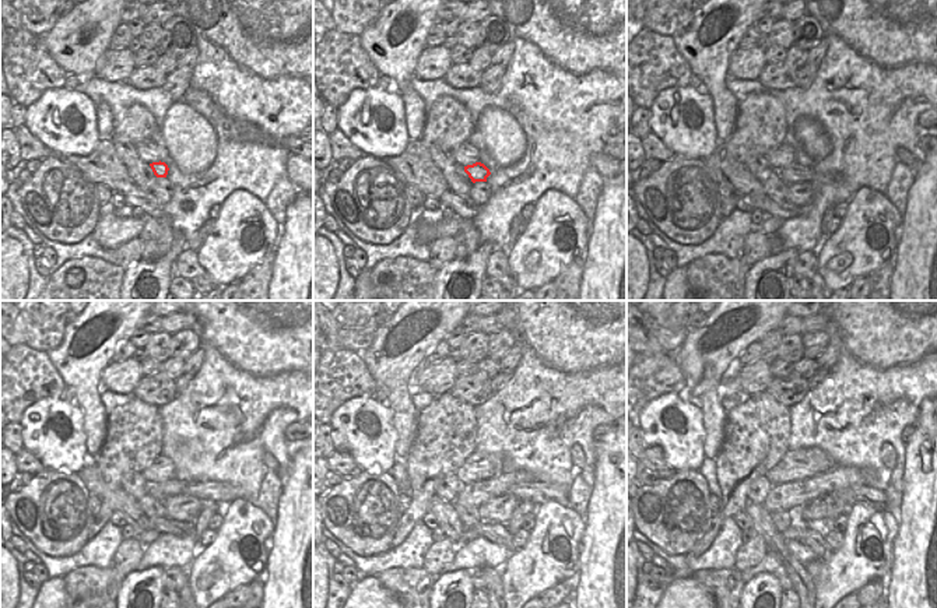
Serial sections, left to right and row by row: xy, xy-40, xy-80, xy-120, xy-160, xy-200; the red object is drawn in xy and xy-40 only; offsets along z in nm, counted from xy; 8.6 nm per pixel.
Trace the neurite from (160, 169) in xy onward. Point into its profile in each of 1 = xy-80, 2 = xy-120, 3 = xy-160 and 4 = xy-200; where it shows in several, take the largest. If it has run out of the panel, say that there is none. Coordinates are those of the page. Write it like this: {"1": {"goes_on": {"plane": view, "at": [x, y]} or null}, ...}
{"1": {"goes_on": {"plane": "xy-80", "at": [793, 174]}}, "2": {"goes_on": {"plane": "xy-120", "at": [223, 492]}}, "3": {"goes_on": {"plane": "xy-160", "at": [539, 492]}}, "4": {"goes_on": {"plane": "xy-200", "at": [857, 494]}}}

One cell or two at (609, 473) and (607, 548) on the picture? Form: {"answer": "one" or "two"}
{"answer": "one"}

